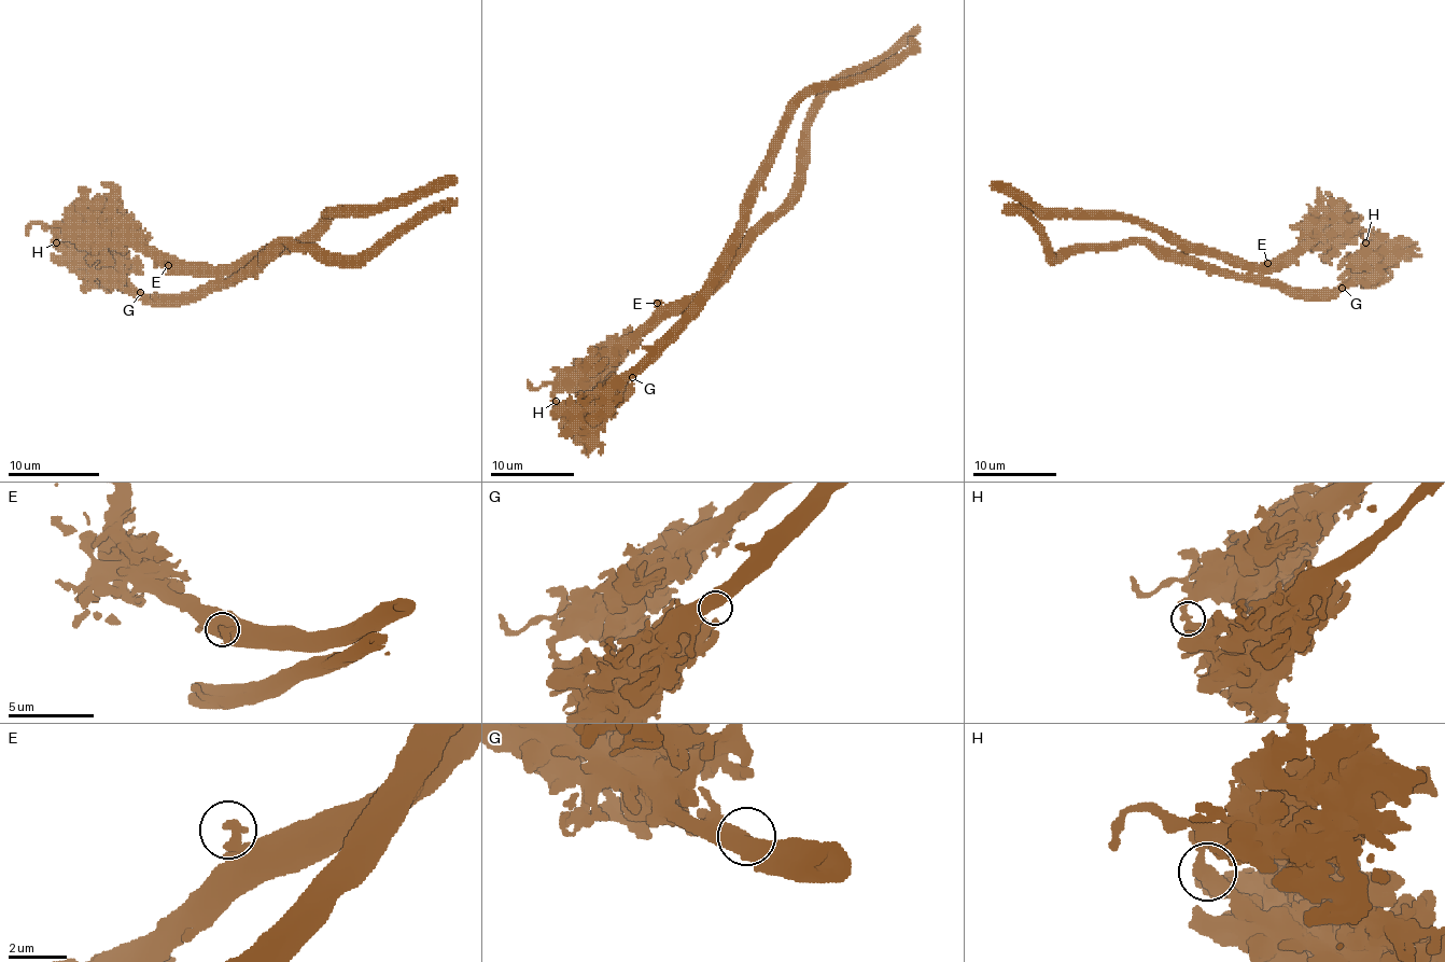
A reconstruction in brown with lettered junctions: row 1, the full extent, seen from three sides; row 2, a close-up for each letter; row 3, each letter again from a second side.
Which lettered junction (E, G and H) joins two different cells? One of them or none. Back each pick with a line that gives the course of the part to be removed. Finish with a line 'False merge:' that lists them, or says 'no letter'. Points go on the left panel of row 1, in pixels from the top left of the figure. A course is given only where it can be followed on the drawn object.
H: foreign part runs (56, 242), (125, 288), (184, 295), (241, 274), (278, 242), (314, 245), (333, 255), (381, 251), (457, 198)
False merge: H

